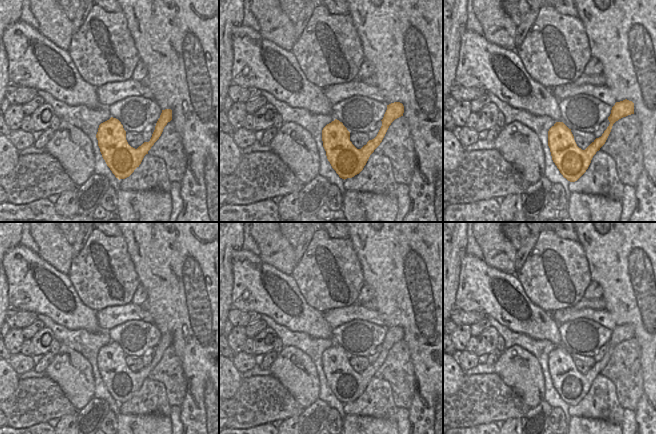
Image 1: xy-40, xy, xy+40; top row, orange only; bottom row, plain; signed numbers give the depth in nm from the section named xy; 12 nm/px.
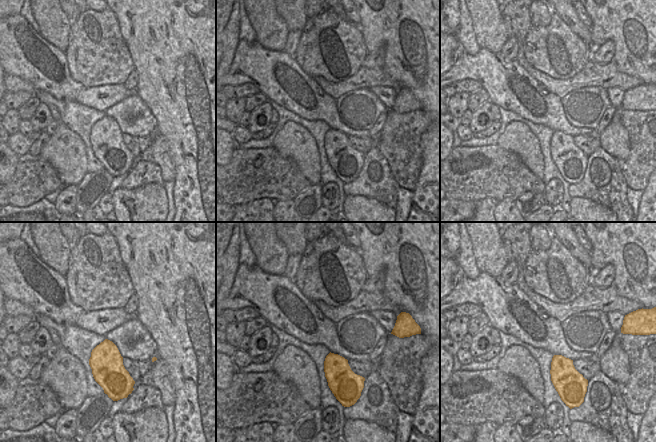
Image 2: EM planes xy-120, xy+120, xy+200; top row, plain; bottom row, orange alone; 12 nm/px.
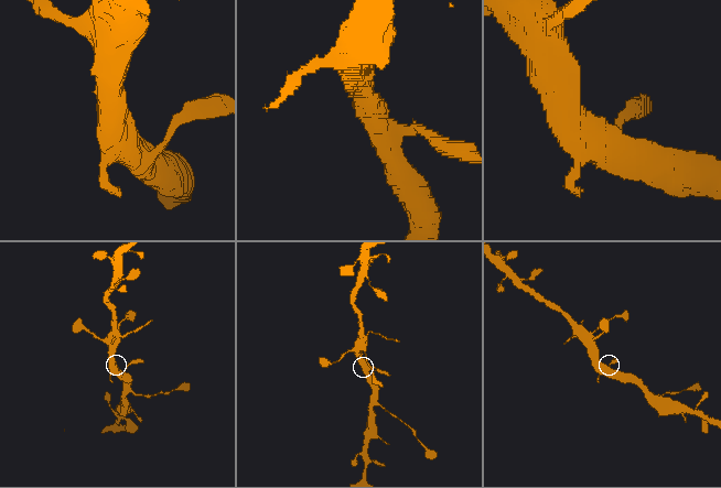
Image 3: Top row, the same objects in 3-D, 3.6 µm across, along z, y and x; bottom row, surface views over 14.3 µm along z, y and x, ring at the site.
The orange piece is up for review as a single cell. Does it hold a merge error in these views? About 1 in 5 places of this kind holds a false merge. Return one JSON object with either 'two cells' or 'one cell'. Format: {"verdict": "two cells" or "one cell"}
{"verdict": "one cell"}

